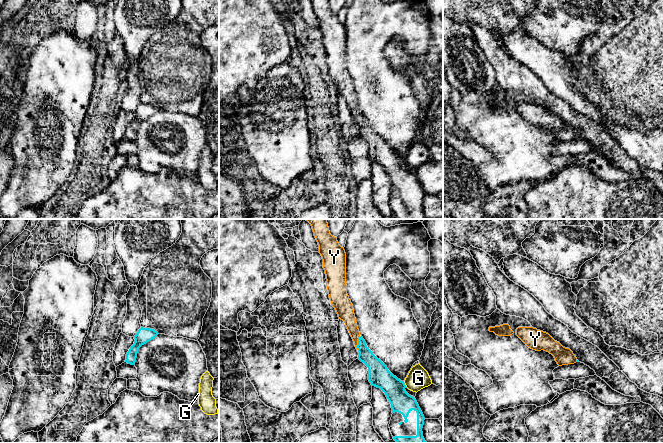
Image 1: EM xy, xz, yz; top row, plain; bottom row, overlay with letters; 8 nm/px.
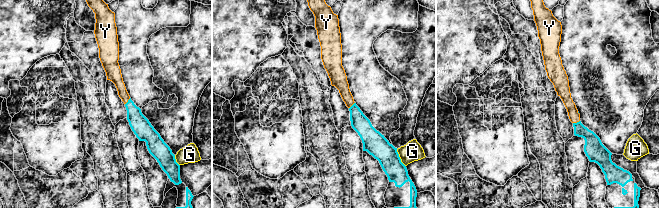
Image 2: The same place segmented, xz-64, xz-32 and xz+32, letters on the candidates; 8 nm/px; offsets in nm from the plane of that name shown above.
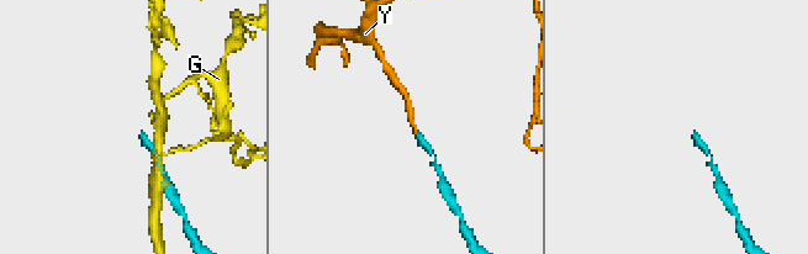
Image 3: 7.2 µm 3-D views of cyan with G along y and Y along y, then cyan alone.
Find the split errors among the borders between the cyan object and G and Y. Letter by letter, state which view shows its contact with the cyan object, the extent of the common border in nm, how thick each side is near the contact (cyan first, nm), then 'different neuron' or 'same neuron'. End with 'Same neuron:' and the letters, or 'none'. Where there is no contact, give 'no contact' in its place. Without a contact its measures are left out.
G: xz | 50 nm | 180/180 nm | different neuron
Y: xz | 110 nm | 140/110 nm | same neuron
Same neuron: Y

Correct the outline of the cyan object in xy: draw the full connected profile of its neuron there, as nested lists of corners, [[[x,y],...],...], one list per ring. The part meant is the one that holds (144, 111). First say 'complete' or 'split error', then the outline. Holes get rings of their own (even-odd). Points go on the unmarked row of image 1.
complete; [[[141,103],[136,109],[136,111],[134,112],[135,118],[130,123],[129,127],[126,130],[125,138],[131,141],[134,141],[136,138],[139,124],[142,121],[154,115],[157,111],[158,111],[158,108],[155,107],[154,105]]]

